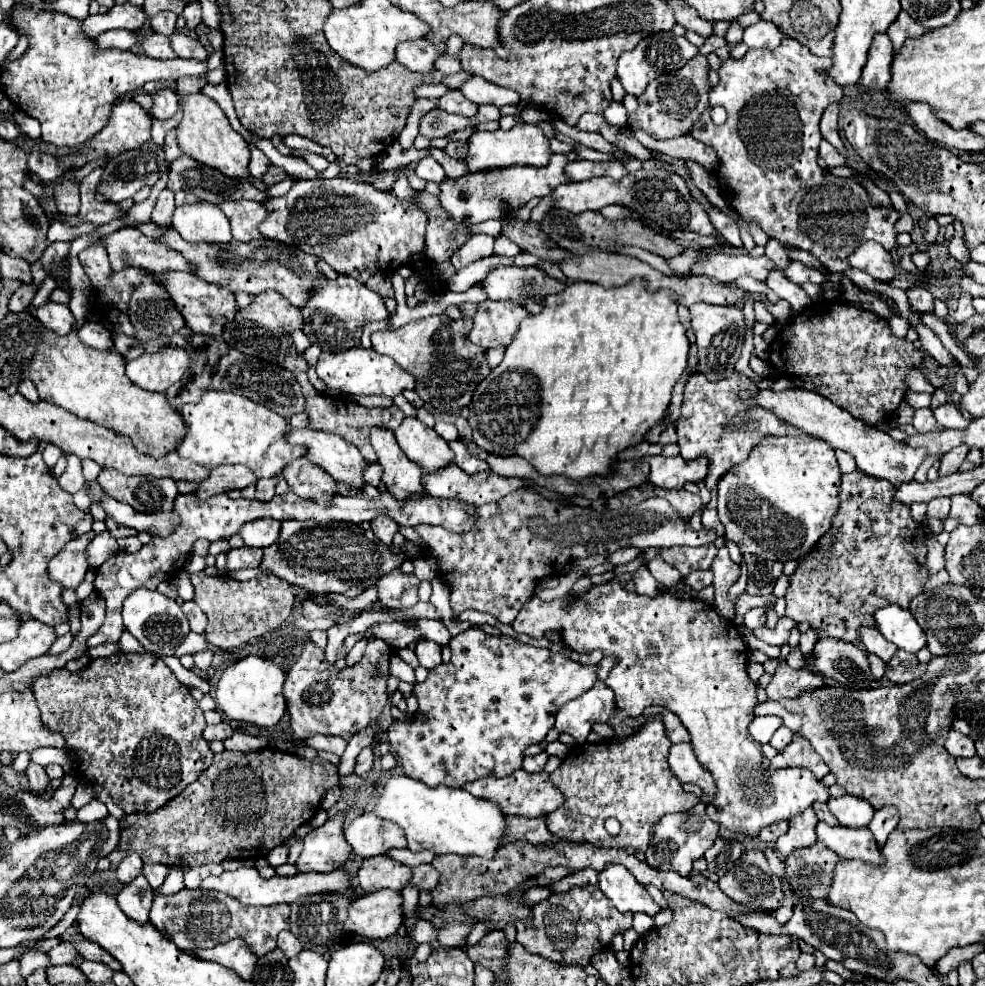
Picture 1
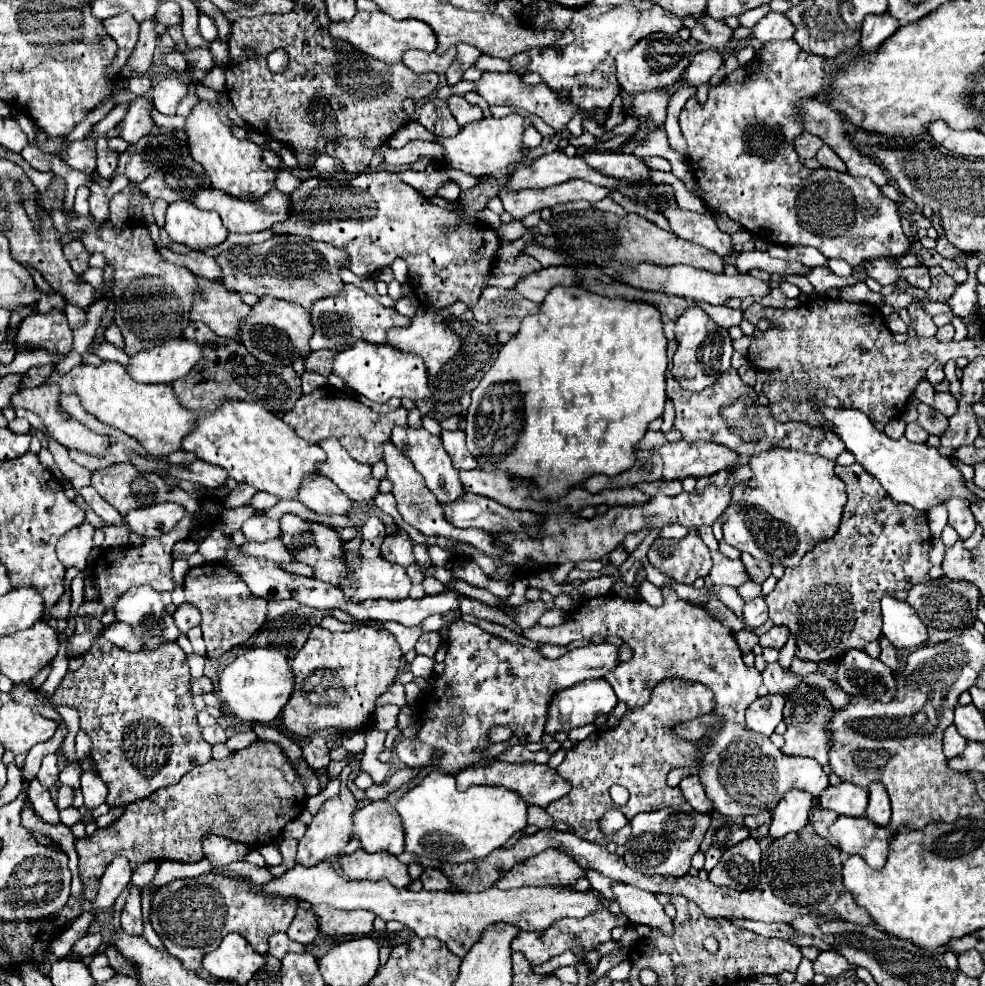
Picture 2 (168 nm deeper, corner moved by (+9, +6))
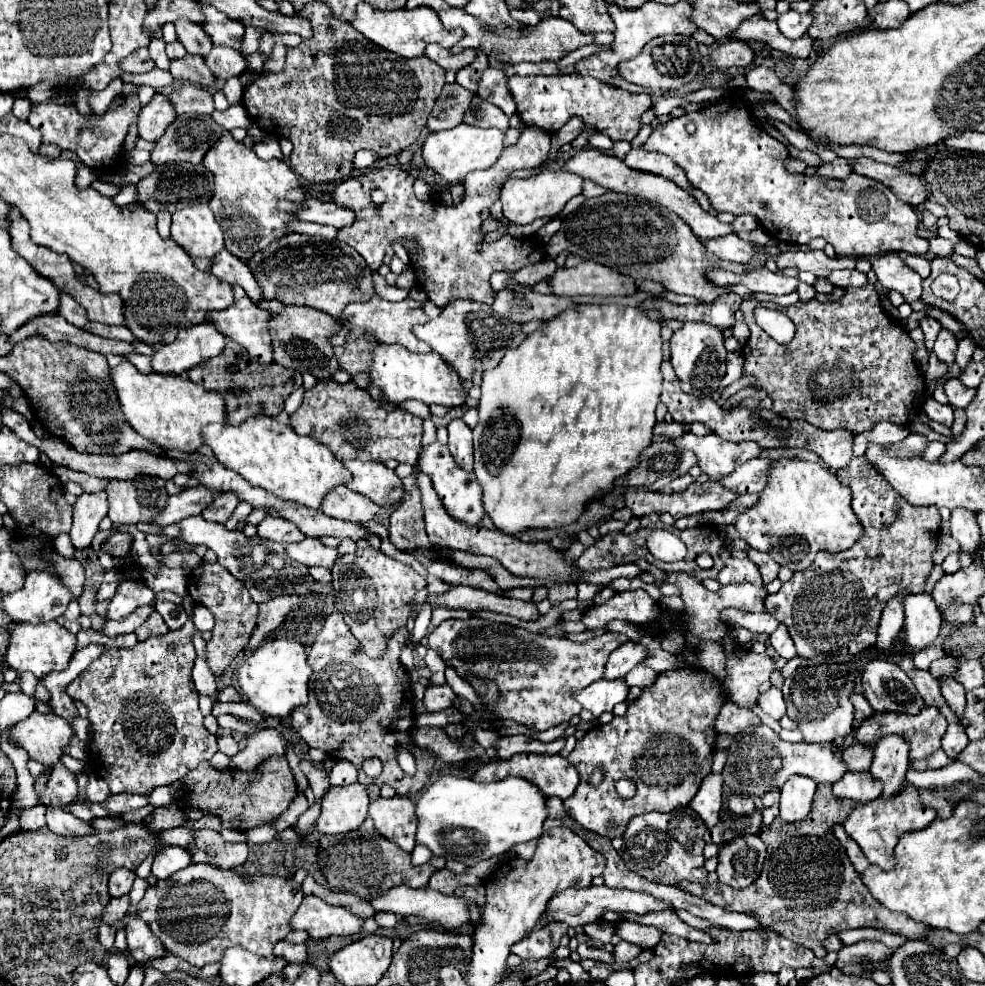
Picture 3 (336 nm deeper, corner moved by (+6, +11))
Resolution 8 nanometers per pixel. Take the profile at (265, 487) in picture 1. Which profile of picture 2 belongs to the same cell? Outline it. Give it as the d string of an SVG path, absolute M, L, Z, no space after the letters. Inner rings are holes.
M238 484L236 490L230 492L230 496L226 498L226 508L238 508L248 504L256 494L256 488L252 488L250 484Z

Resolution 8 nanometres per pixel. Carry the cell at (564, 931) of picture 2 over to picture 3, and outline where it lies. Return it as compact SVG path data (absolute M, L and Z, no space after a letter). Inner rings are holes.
M549 923L549 927L543 927L539 931L531 931L525 939L517 941L511 947L511 953L515 953L521 959L549 957L559 947L559 941L565 933L567 933L565 923Z

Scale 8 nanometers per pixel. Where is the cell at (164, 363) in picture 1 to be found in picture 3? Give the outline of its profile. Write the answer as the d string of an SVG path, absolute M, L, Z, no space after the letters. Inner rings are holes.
M205 321L189 329L181 329L177 339L163 345L153 355L153 369L157 373L185 373L191 367L221 355L225 349L225 335L221 335L213 323Z

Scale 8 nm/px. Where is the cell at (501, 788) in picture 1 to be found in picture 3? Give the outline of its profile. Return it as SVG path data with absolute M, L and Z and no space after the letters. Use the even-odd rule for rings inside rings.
M521 753L521 755L513 755L511 759L495 759L491 763L485 763L481 765L473 779L475 781L481 781L481 783L491 783L491 781L501 781L505 777L521 777L521 779L527 779L531 783L535 783L537 787L541 787L541 791L547 795L547 797L559 797L559 799L567 799L575 793L575 787L577 787L577 769L561 755L527 755L527 753Z

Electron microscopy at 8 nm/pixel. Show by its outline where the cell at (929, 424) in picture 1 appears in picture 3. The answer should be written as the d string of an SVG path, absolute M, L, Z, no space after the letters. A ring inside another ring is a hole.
M929 399L929 401L925 403L923 411L927 413L929 419L939 421L939 423L943 423L943 425L947 425L947 427L951 427L951 423L953 423L953 407L951 407L951 405L941 405L941 403L937 403L935 399Z

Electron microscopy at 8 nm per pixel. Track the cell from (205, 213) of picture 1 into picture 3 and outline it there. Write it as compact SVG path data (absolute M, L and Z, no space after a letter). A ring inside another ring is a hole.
M195 203L173 213L171 237L191 257L213 259L223 249L223 231L205 203Z

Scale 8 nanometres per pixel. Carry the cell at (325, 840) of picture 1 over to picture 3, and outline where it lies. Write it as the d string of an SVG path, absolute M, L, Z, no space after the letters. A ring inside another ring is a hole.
M351 783L345 787L333 787L323 799L323 809L315 821L319 835L341 835L357 829L369 809L367 787Z

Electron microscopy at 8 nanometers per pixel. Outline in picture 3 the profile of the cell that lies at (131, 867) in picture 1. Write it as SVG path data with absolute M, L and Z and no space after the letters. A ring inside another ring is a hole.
M119 867L117 871L113 871L113 875L109 877L109 895L111 897L121 897L121 895L129 895L131 891L131 885L133 885L133 879L135 879L135 873L125 869L125 867Z

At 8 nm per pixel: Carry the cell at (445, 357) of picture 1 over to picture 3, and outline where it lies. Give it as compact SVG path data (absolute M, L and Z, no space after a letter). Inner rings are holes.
M457 299L451 305L447 305L437 319L431 319L425 325L417 325L415 335L421 341L429 343L431 349L437 351L457 371L461 381L471 381L477 369L485 371L497 367L505 351L521 345L523 339L527 339L527 333L521 331L519 323L495 315L489 305L465 299Z

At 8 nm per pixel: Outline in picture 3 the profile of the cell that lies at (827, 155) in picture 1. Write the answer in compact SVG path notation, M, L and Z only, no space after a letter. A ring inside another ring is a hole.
M837 157L831 163L825 163L823 167L817 169L817 175L827 177L827 179L847 179L851 175L851 167L843 157Z

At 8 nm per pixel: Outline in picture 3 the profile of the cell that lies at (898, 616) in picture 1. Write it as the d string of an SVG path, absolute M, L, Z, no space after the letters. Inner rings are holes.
M909 595L905 599L905 637L907 645L915 651L931 645L941 631L941 611L931 595Z

